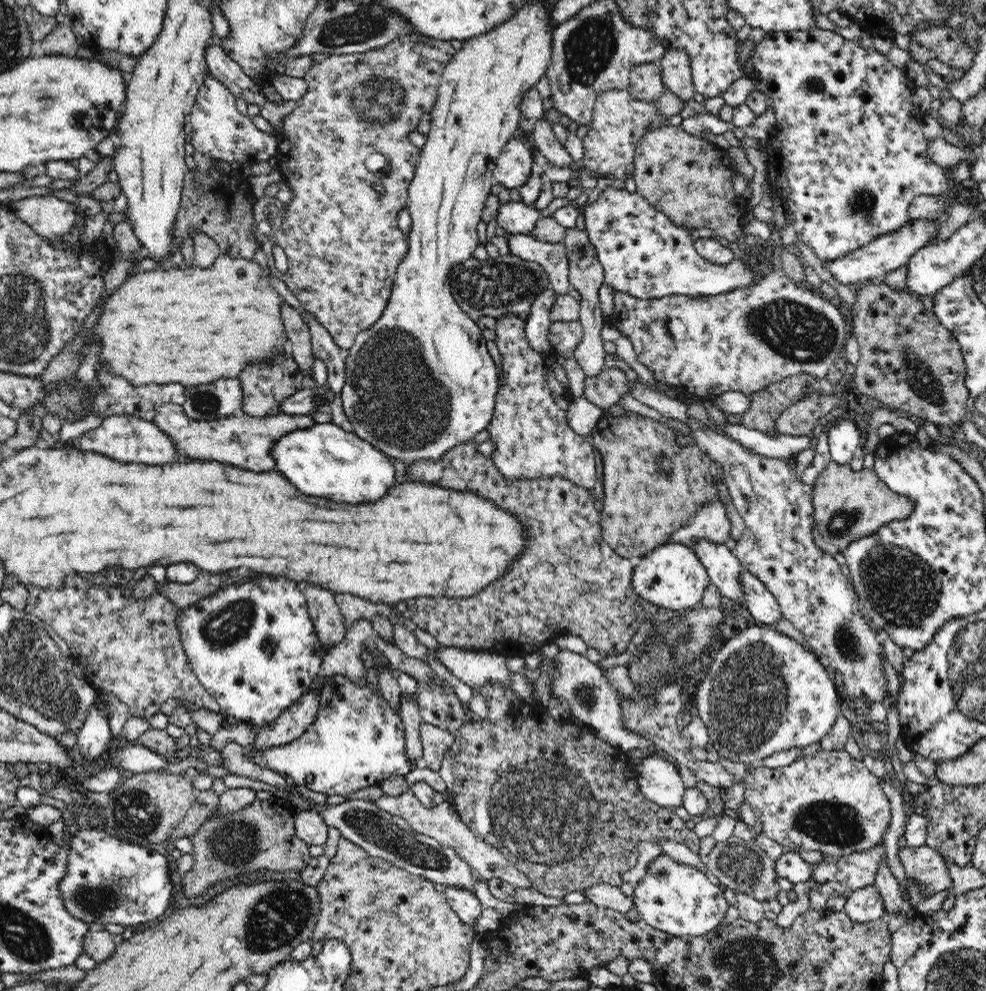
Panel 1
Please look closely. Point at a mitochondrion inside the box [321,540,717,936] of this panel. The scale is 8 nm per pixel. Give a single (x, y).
(506, 811)

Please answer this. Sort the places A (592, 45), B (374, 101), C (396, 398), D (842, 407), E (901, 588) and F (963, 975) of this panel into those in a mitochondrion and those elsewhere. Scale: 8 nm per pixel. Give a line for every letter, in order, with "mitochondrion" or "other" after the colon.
A: mitochondrion
B: mitochondrion
C: mitochondrion
D: other
E: mitochondrion
F: mitochondrion

